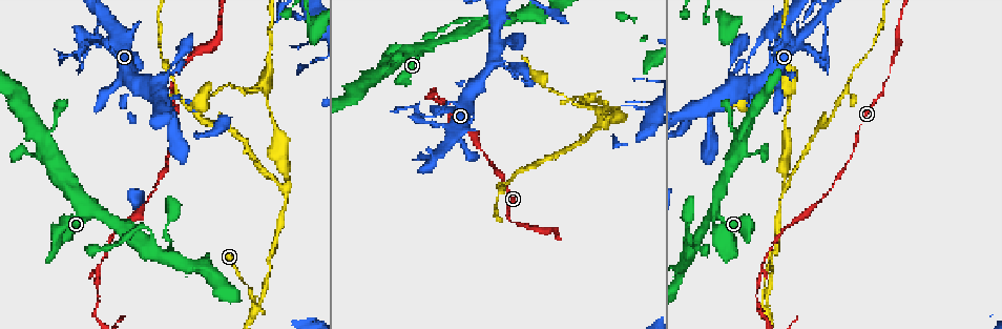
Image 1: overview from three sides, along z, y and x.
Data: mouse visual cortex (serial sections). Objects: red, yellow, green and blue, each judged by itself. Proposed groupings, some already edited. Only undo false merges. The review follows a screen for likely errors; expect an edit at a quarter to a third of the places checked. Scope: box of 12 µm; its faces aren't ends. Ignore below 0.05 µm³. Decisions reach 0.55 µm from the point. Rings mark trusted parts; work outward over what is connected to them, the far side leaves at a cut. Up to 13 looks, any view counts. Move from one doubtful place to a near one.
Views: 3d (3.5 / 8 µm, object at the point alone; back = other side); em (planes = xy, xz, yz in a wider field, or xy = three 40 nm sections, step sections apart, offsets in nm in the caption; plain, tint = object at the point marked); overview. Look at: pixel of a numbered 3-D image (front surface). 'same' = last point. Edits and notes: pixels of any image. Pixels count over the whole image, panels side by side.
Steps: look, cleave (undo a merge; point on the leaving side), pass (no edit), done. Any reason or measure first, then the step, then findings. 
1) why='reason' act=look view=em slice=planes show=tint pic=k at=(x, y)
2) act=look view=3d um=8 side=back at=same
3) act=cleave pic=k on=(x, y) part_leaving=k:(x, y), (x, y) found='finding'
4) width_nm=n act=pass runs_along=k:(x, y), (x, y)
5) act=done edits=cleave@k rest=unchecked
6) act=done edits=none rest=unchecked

why='calibre changes' act=look view=3d um=3.5 pic=1 at=(166, 226)

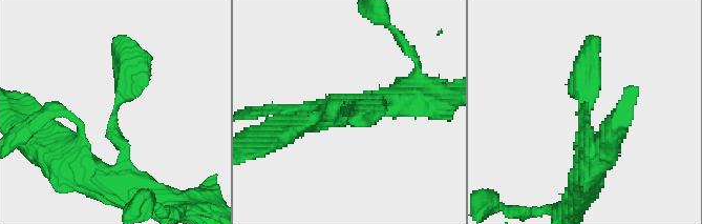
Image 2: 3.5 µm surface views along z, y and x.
arm_widths_nm=100,350 act=look view=em slice=xy step=3 show=plain pic=2 at=(118, 110)

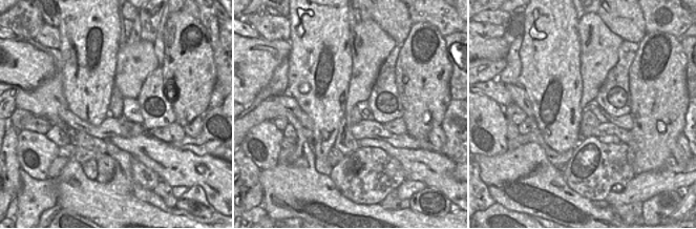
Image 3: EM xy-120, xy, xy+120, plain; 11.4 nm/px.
act=look view=em slice=xy step=3 show=tint at=same

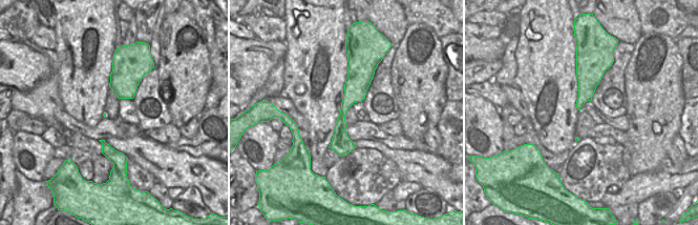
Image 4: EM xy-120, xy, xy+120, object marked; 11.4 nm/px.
act=pass runs_along=4:(353, 67), (340, 152) found='all the same cell'

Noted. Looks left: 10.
why='narrows sharply' act=look view=3d um=3.5 pic=1 at=(169, 70)

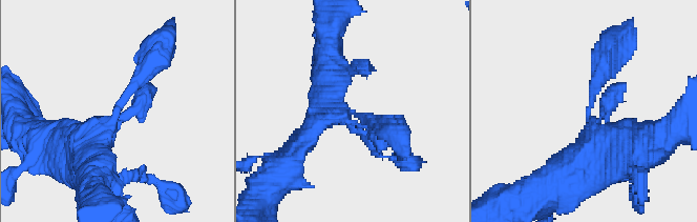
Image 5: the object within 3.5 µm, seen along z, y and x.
why='shape alone is not enough' act=look view=em slice=xy step=1 show=tint pic=5 at=(349, 112)

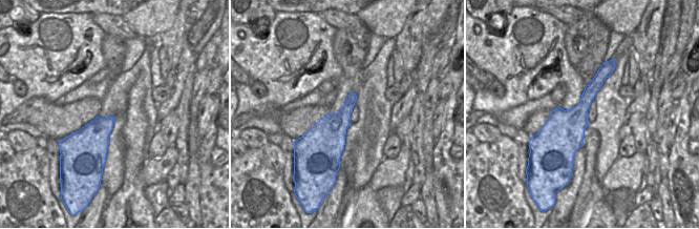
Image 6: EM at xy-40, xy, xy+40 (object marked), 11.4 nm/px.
act=pass runs_along=5:(70, 153), (109, 124), (157, 56) found='continuous, no second cell'

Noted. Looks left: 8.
why='thin neck' act=look view=3d um=3.5 pic=1 at=(90, 37)

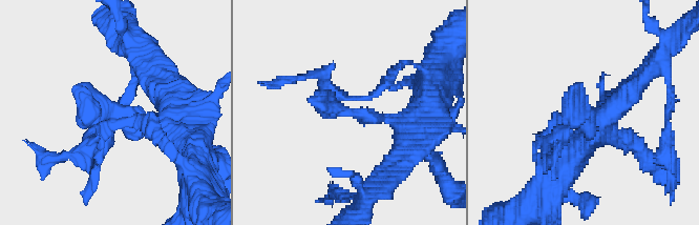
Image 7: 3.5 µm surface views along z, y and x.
why='now the EM' act=look view=em slice=xy step=3 show=tint pic=7 at=(117, 110)

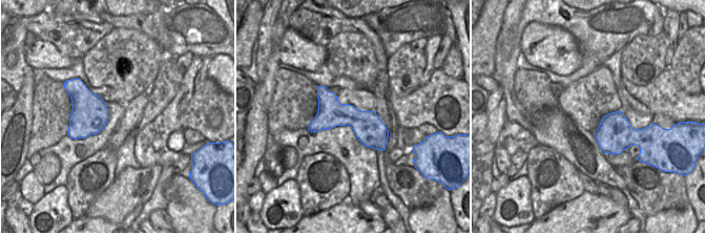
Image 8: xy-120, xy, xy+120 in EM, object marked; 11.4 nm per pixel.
width_nm=340 act=pass runs_along=8:(319, 88), (382, 147) found='continuous, no second cell'

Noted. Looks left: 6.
why='branch point' act=look view=3d um=8 pic=1 at=(253, 308)

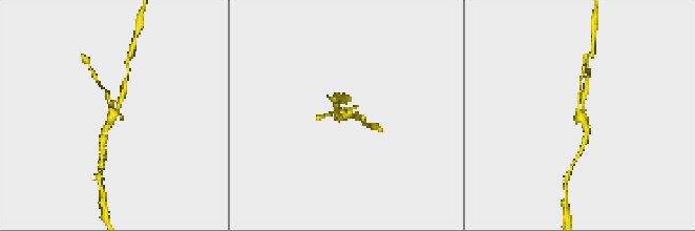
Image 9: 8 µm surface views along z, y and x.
why='zoom in' act=look view=3d um=3.5 pic=9 at=(350, 114)

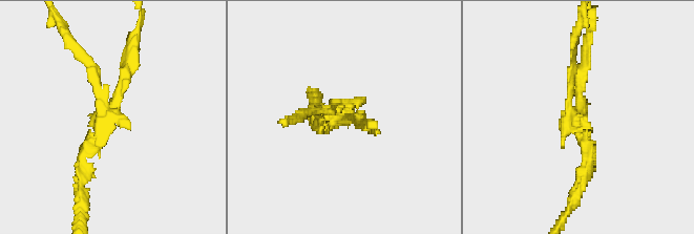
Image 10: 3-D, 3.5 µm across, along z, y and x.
act=look view=em slice=xy step=1 show=tint pic=10 at=(345, 110)

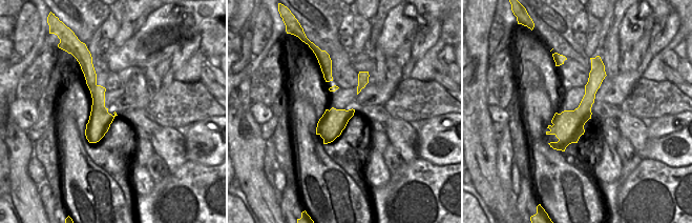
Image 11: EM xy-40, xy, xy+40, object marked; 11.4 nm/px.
act=pass runs_along=10:(313, 108), (338, 106), (364, 125) found='one cell here'

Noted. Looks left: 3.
why='three-way junction' act=look view=3d um=3.5 pic=1 at=(284, 189)

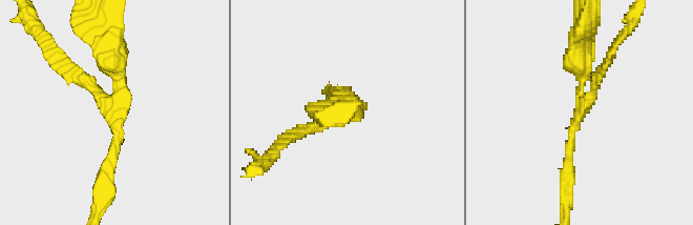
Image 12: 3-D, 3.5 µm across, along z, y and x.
act=look view=em slice=xy step=1 show=tint pic=12 at=(578, 111)

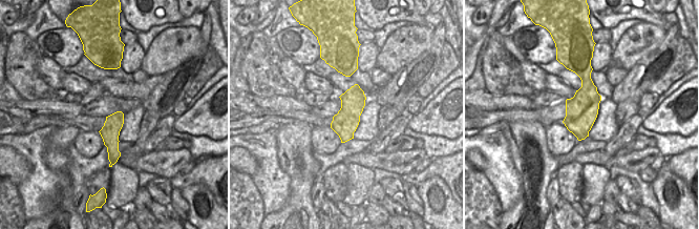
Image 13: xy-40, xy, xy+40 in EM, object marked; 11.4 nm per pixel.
width_nm=300 act=pass runs_along=13:(119, 113), (112, 125), (112, 161) found='continuous, no second cell'

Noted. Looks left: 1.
act=done edits=none rest=unchecked

